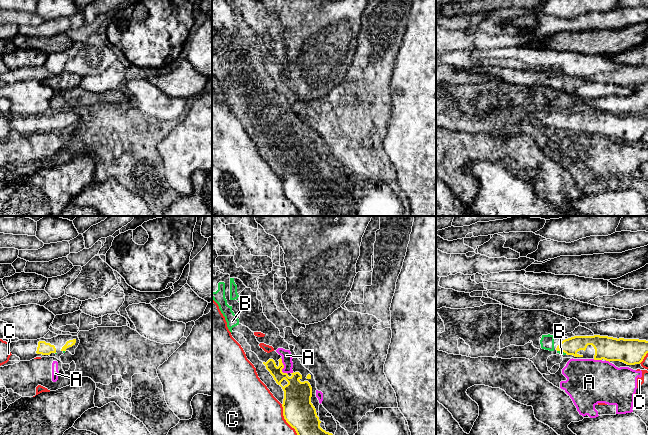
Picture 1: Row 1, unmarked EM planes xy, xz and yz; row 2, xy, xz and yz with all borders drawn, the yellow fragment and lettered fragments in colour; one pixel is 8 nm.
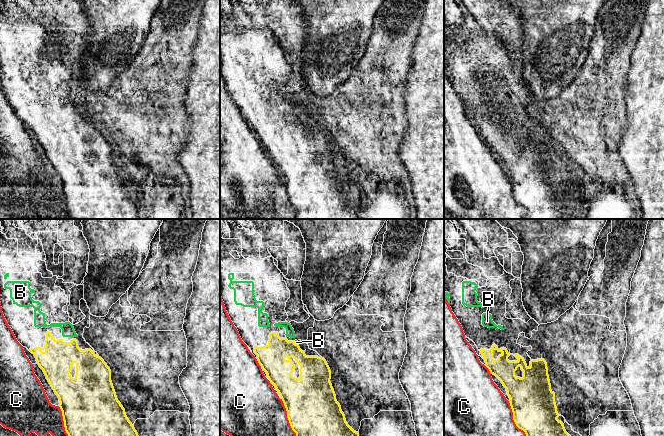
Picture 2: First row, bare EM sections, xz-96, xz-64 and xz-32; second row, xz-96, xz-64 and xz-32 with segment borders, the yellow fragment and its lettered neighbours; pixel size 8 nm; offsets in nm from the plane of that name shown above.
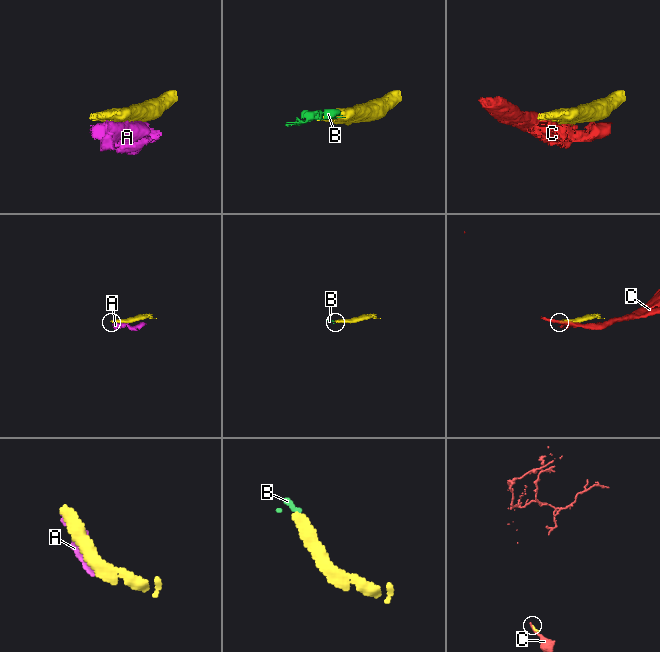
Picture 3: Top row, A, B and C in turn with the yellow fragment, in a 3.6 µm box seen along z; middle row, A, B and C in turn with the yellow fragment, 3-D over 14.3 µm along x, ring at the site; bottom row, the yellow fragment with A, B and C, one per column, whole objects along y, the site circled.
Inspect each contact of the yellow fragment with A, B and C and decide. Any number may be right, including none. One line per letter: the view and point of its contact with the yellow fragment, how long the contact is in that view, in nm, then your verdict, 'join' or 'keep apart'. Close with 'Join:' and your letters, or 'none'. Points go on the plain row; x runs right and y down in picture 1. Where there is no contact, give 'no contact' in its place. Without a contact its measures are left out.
A: contact xz (283, 143); length 150 nm; keep apart
B: contact yz (562, 127); length 80 nm; join
C: contact xz (287, 198); length 320 nm; keep apart
Join: B

